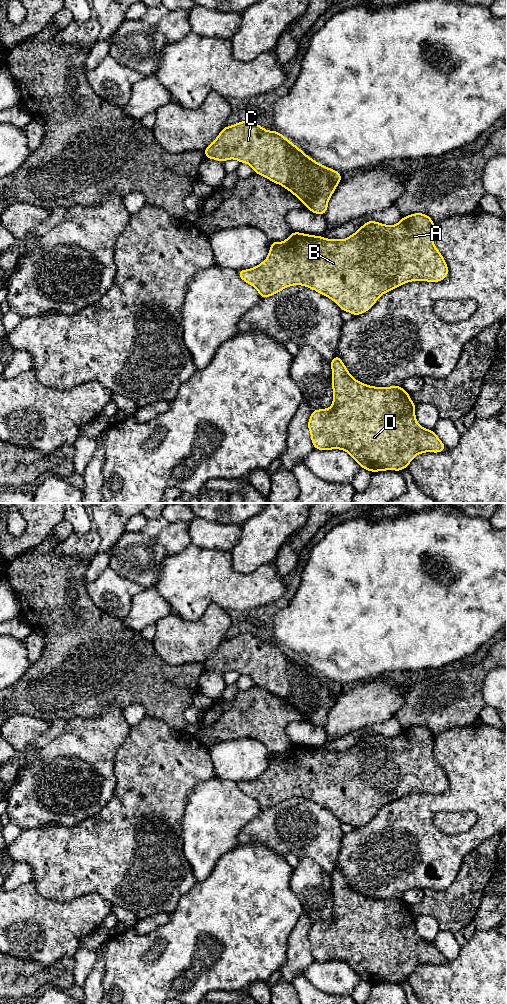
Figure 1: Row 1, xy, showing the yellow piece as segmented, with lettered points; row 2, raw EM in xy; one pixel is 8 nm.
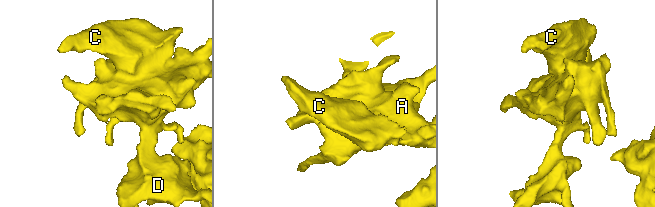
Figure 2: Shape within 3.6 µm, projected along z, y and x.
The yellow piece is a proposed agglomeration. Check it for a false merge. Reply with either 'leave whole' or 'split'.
leave whole

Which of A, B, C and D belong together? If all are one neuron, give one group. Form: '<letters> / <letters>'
A B C D

